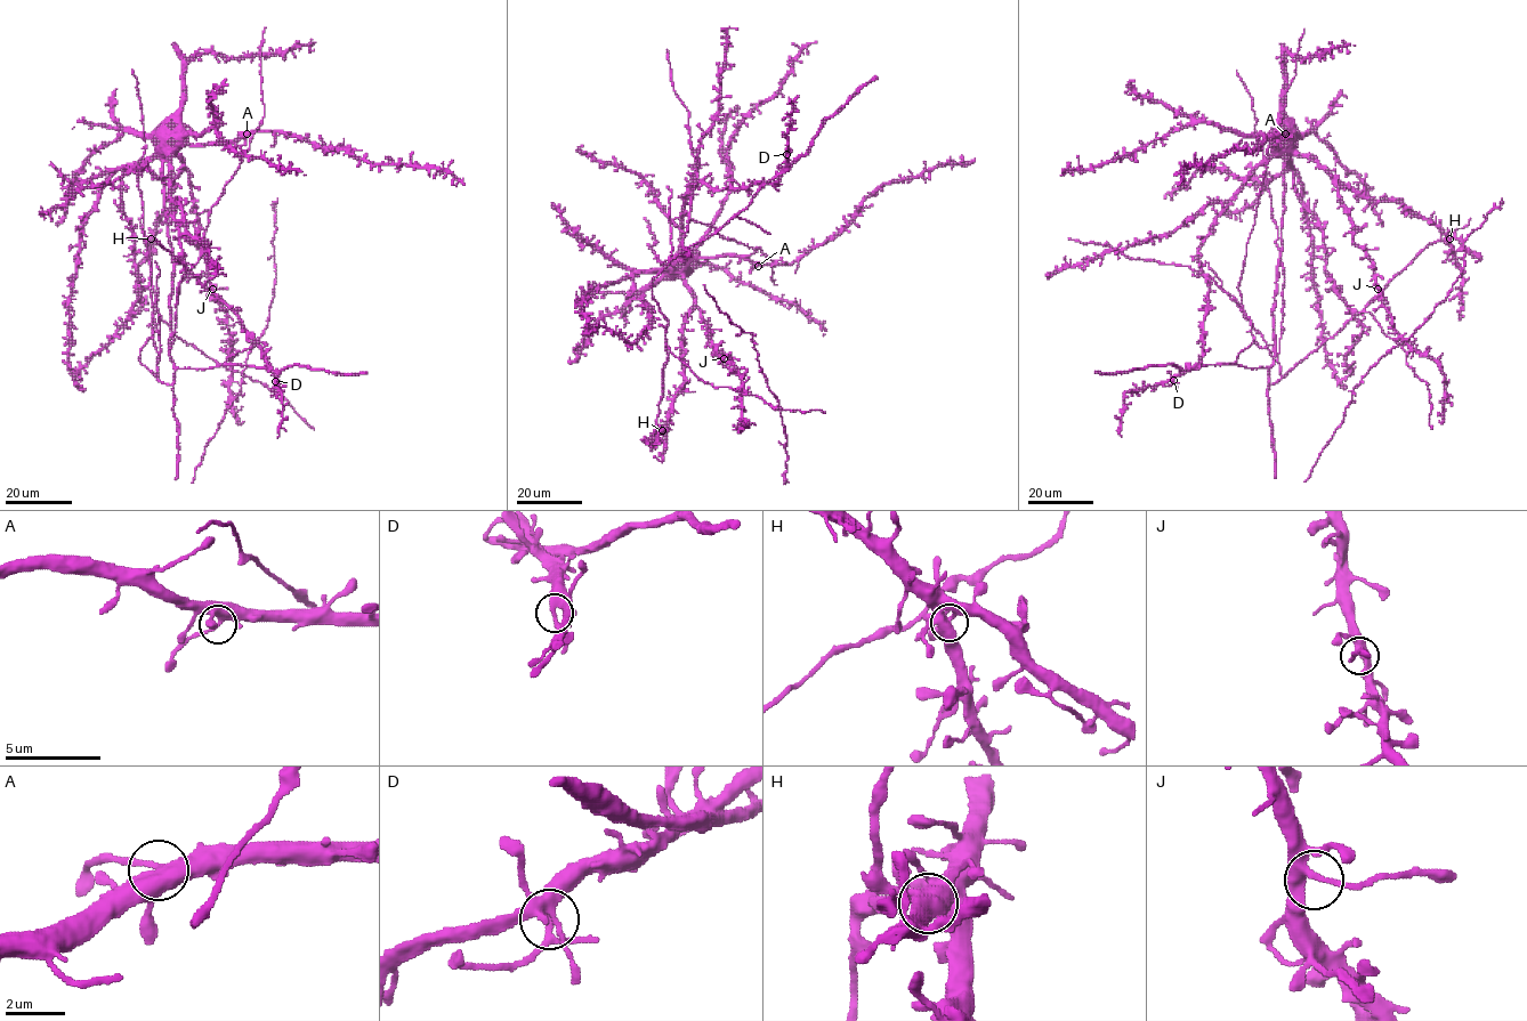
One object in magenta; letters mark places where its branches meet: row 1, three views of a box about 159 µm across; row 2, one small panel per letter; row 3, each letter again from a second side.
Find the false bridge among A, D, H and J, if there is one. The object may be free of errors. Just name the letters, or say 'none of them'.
D

